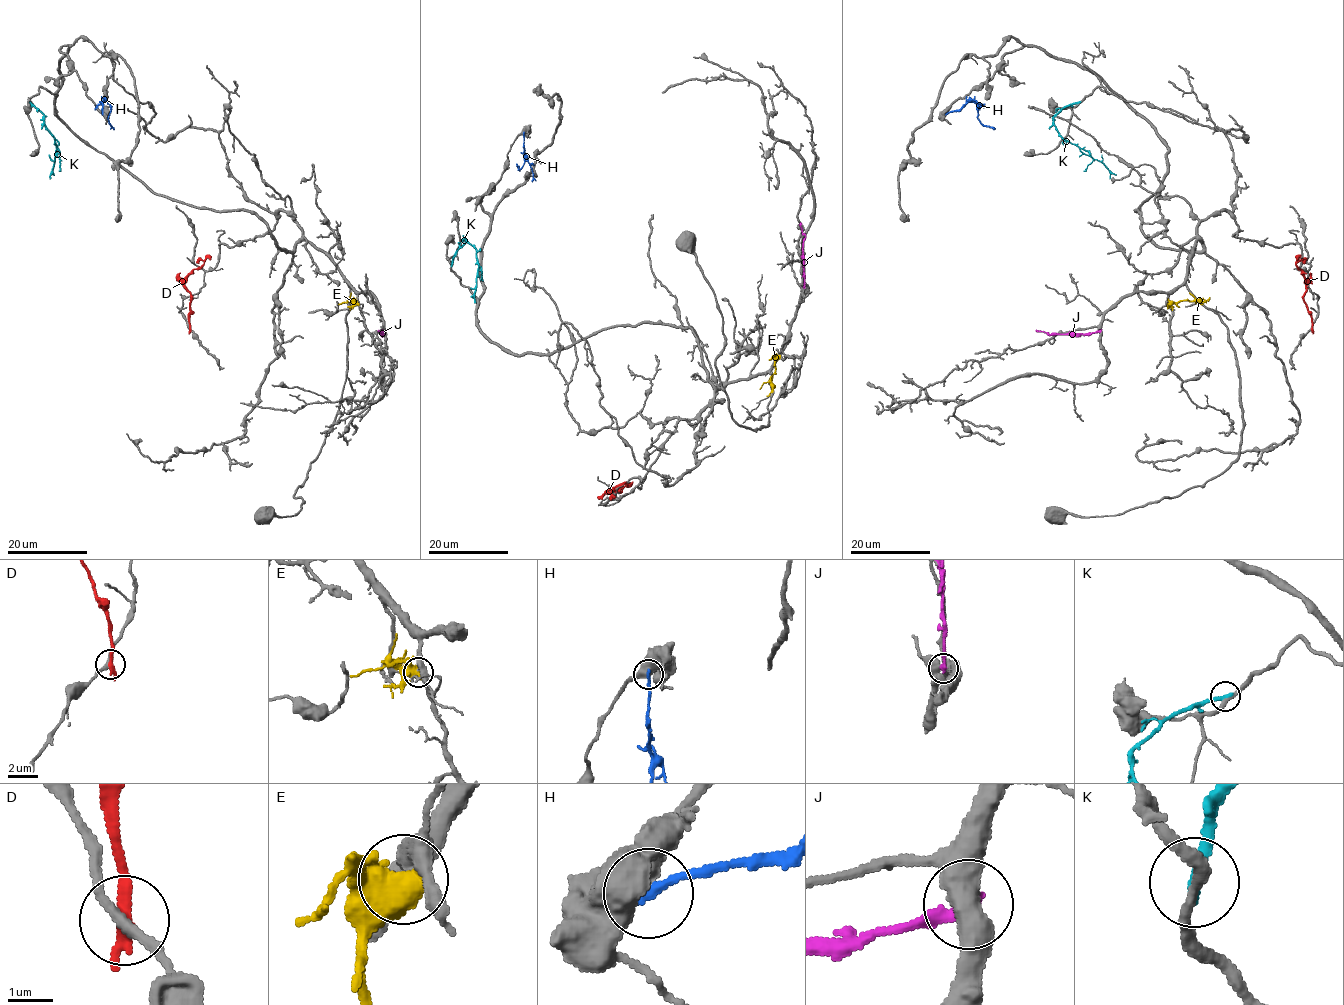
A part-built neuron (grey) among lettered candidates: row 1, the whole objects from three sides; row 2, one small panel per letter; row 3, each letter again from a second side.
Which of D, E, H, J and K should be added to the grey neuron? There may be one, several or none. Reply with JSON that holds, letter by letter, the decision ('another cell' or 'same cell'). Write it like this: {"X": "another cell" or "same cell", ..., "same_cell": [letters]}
{"D": "another cell", "E": "another cell", "H": "another cell", "J": "another cell", "K": "another cell", "same_cell": []}

